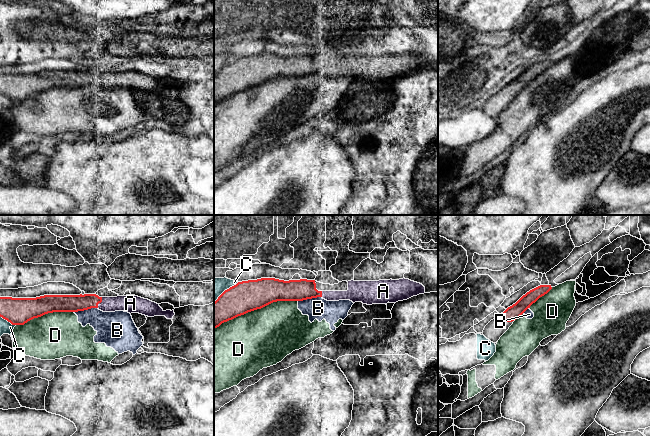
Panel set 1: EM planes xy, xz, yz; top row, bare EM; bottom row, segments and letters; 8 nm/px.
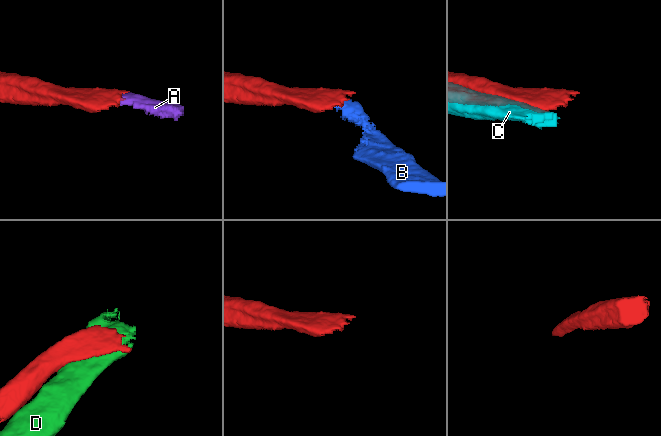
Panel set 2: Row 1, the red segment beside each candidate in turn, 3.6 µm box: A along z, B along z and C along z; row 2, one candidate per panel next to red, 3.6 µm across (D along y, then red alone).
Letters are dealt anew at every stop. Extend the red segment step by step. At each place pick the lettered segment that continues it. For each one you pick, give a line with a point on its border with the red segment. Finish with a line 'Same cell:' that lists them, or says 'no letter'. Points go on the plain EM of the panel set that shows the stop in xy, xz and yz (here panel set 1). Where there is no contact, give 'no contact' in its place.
A: contact xy (100, 78)
Same cell: A

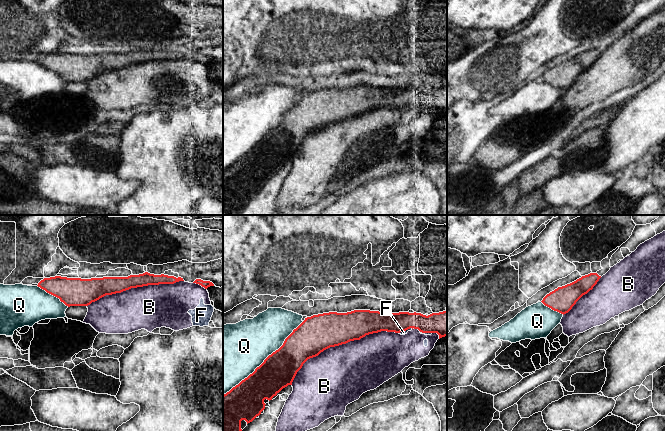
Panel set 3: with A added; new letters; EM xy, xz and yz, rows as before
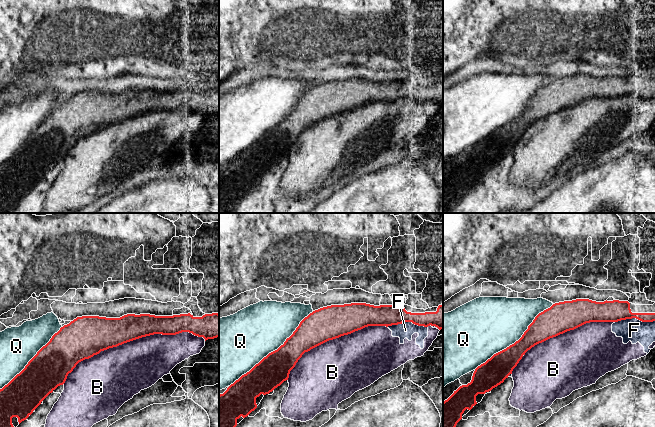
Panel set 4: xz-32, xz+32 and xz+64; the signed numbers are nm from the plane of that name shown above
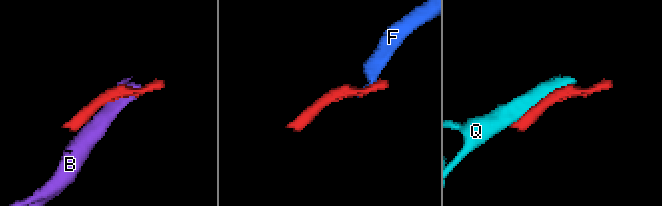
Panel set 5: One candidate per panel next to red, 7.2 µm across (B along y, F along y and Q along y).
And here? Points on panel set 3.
Same cell: no letter

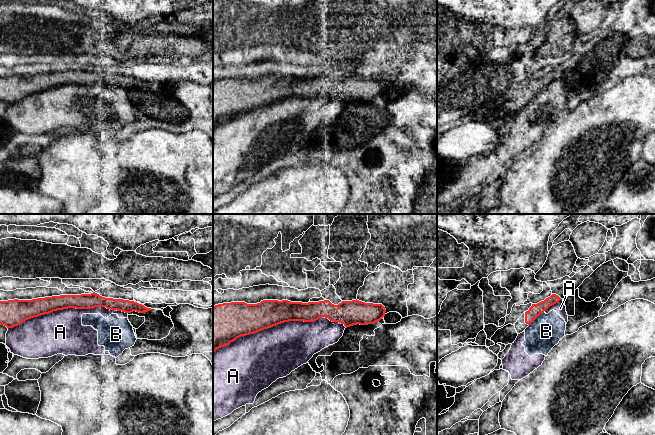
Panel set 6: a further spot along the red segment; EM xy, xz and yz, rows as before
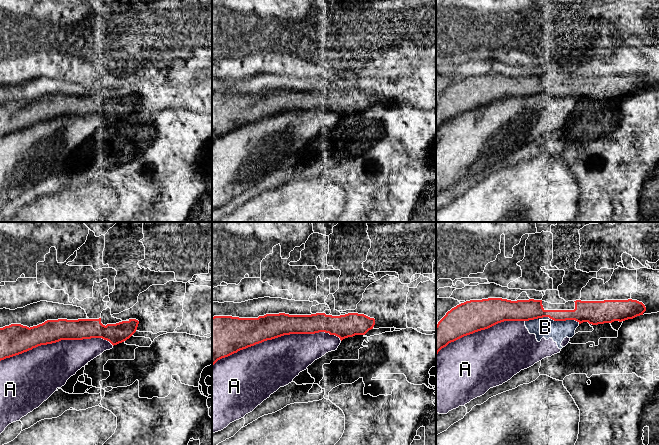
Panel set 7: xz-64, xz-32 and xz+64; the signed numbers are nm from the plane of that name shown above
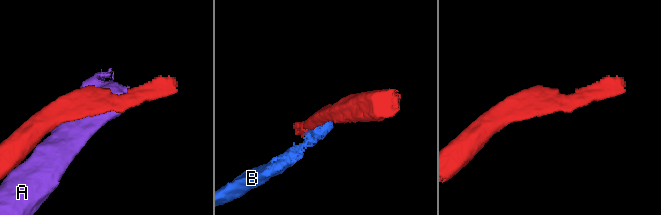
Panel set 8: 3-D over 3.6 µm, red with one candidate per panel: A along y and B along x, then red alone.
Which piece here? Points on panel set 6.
Same cell: no letter

